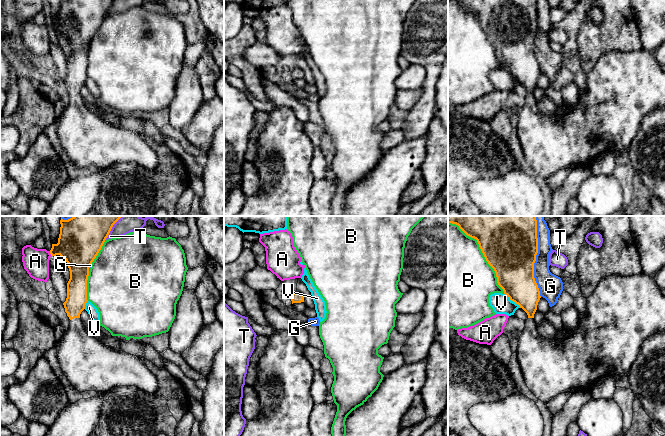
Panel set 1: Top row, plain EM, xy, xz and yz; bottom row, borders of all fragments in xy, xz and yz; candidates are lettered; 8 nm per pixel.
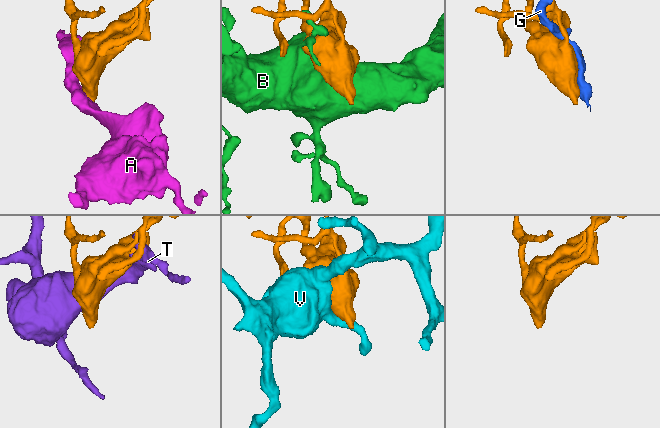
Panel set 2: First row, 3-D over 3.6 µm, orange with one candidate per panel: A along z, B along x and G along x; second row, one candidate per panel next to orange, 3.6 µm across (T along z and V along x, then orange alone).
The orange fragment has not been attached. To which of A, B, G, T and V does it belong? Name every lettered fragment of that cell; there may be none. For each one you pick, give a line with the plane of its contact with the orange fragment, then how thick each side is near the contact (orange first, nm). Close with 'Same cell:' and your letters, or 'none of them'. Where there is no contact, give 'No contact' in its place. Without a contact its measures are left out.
Same cell: none of them

